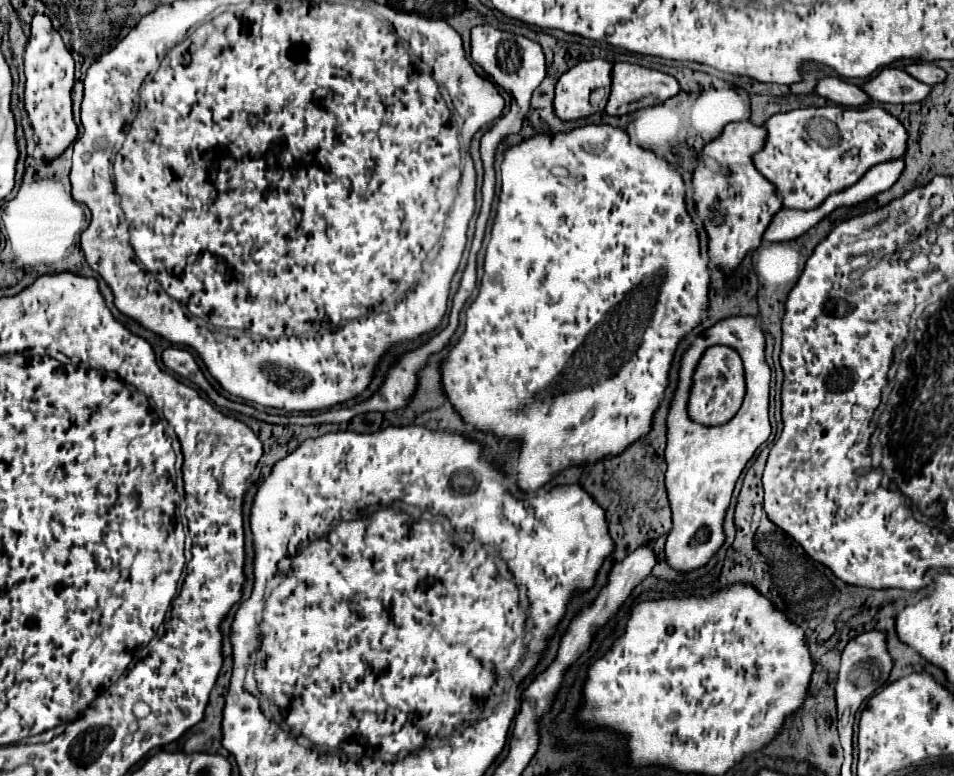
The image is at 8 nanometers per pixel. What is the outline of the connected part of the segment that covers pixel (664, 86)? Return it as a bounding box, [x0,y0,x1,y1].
[606,63,680,115]

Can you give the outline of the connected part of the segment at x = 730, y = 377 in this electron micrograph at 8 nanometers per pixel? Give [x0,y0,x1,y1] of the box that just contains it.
[690,347,744,425]

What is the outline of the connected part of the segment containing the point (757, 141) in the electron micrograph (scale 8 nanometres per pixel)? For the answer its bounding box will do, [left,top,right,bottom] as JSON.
[694,123,782,271]

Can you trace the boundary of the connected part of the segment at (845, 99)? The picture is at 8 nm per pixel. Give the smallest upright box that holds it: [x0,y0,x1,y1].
[816,77,872,107]

